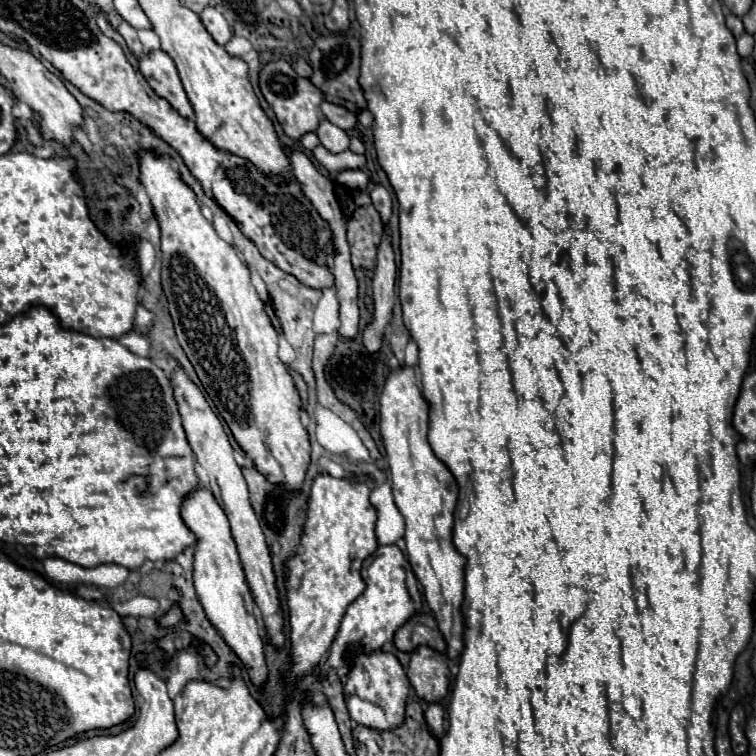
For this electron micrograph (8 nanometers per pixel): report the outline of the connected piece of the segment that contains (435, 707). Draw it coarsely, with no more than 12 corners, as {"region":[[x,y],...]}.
{"region":[[438,703],[426,709],[426,723],[440,739],[444,735],[444,711]]}

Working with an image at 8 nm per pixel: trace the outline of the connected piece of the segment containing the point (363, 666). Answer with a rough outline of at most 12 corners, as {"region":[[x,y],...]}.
{"region":[[392,653],[354,655],[344,697],[370,729],[404,723],[408,677]]}

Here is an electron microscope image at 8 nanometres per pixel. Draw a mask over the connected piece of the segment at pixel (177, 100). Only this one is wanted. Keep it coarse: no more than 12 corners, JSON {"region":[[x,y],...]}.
{"region":[[162,49],[140,59],[158,97],[194,119],[176,65]]}

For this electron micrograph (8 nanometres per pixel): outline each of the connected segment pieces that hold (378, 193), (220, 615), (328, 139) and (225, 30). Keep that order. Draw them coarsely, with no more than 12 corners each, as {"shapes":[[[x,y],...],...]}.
{"shapes":[[[382,185],[370,193],[372,205],[382,217],[382,225],[388,225],[392,215],[390,193]],[[200,483],[180,517],[196,535],[192,579],[206,617],[268,677],[254,599],[226,513]],[[320,121],[316,131],[320,143],[330,153],[348,149],[348,135],[332,125]],[[206,7],[200,21],[218,45],[226,45],[232,29],[216,7]]]}

